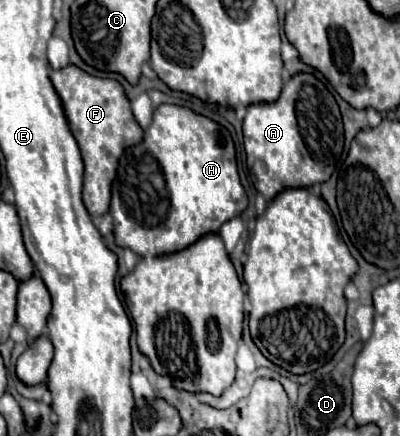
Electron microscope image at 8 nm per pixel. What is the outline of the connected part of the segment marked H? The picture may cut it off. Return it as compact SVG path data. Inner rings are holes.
M161 105L139 145L127 149L113 181L111 217L115 241L139 257L171 255L187 249L247 209L239 181L235 147L227 129L177 105Z

